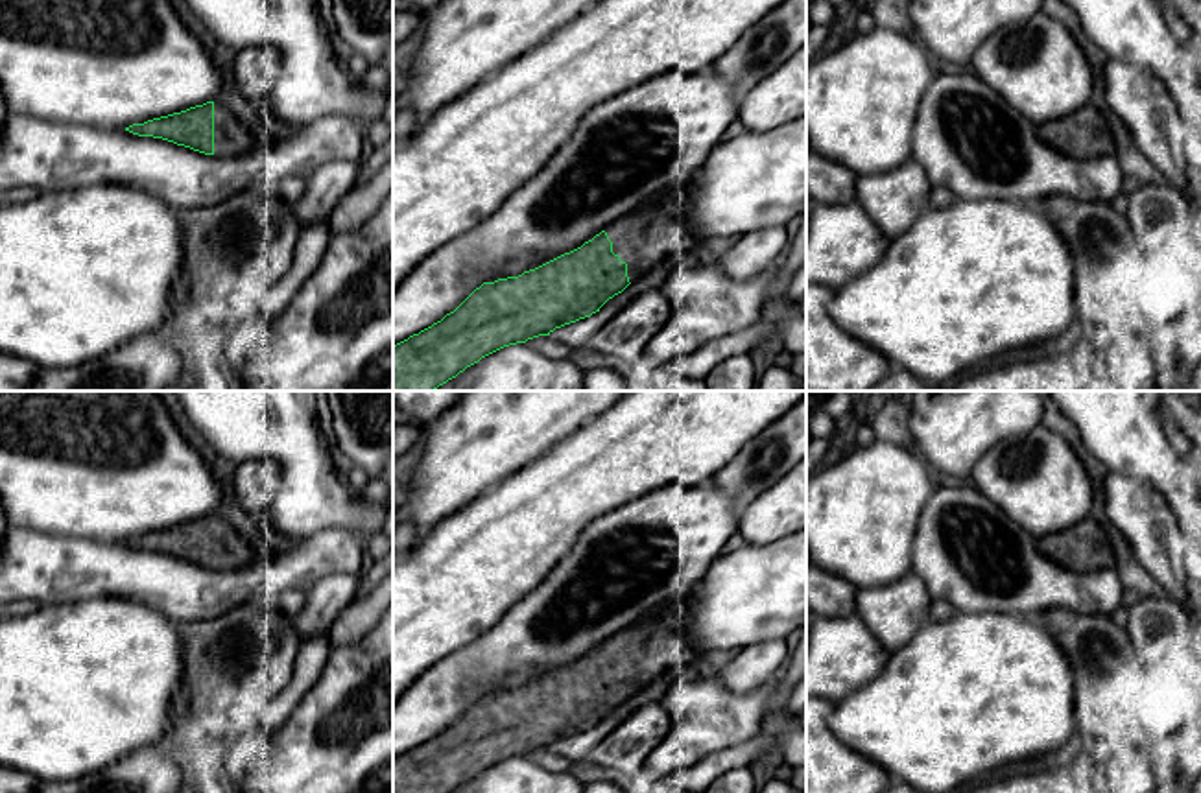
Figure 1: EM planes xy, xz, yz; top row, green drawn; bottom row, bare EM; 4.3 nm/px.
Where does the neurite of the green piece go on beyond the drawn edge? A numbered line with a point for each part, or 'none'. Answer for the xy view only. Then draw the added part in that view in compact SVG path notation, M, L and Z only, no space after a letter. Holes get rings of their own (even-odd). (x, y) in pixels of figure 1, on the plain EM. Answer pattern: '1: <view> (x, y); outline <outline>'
1: xy (231, 550); outline M214 515L214 570L236 570L251 562L255 562L253 546L232 524Z

